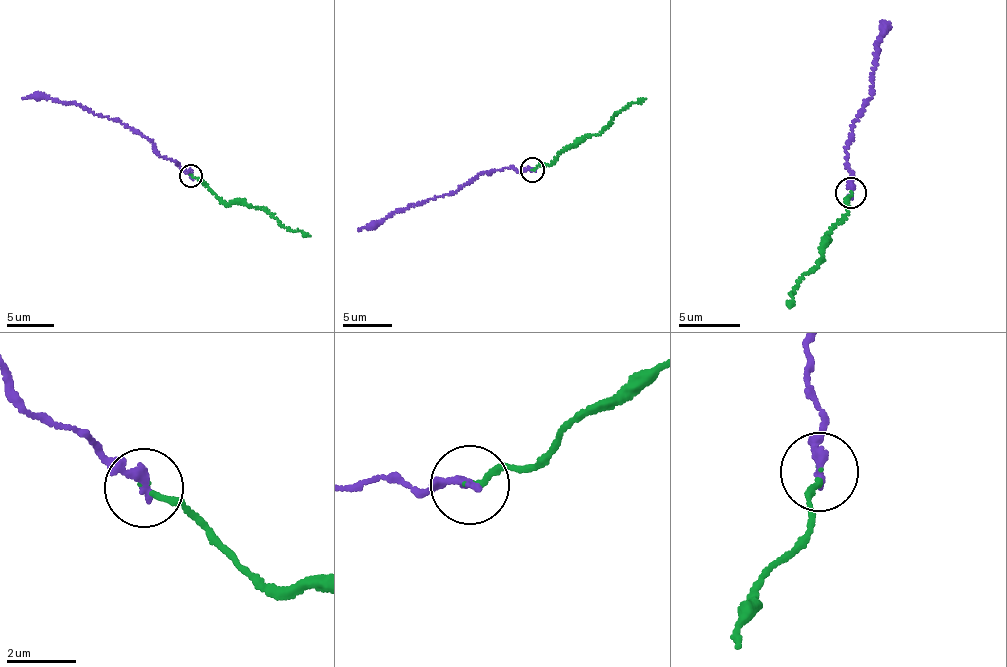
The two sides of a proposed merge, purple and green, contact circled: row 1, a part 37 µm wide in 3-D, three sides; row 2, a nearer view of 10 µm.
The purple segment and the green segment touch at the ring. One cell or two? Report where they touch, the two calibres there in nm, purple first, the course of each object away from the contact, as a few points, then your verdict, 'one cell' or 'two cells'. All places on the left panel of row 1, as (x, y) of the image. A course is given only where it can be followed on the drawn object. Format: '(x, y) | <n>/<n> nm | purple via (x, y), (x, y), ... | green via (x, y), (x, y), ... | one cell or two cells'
(190, 175) | 280/130 nm | purple via (190, 175), (161, 156), (153, 145), (113, 118), (94, 114), (72, 101), (22, 98) | green via (190, 175), (227, 203), (261, 207), (286, 227), (310, 236) | one cell

